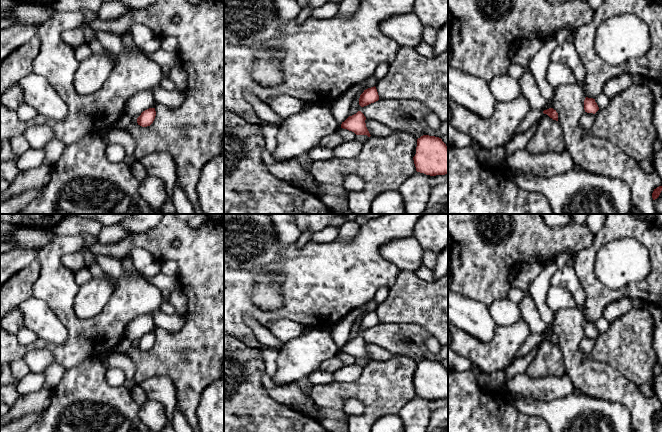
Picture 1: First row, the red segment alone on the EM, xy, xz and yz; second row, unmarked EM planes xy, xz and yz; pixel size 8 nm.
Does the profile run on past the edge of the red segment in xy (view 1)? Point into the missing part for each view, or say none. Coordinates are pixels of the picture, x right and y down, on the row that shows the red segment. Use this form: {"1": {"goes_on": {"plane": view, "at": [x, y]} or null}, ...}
{"1": {"goes_on": null}}

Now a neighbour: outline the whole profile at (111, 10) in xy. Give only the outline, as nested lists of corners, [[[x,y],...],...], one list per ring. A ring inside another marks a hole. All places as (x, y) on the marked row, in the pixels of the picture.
[[[116,0],[110,2],[103,2],[98,10],[97,16],[103,20],[113,20],[131,11],[129,7],[123,2]]]

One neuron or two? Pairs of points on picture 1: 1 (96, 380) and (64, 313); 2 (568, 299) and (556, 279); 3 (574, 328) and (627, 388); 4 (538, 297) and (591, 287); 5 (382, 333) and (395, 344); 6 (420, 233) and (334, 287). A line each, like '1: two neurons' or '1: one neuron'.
1: two neurons
2: two neurons
3: one neuron
4: two neurons
5: one neuron
6: two neurons

